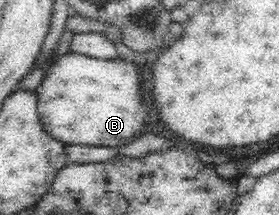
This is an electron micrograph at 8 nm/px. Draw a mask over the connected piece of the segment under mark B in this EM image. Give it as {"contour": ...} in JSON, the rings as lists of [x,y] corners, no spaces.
{"contour":[[[65,53],[65,55],[61,55],[59,59],[56,59],[51,64],[49,73],[43,77],[41,84],[34,89],[37,98],[39,122],[41,123],[42,128],[45,129],[47,135],[58,140],[63,145],[105,146],[111,148],[125,146],[133,141],[134,138],[139,138],[143,135],[141,131],[143,130],[143,127],[146,127],[149,120],[147,107],[145,107],[145,103],[143,103],[143,99],[141,99],[141,79],[143,79],[141,68],[133,62],[127,63],[124,58],[95,59],[88,57],[87,55],[82,55],[81,53]]]}

